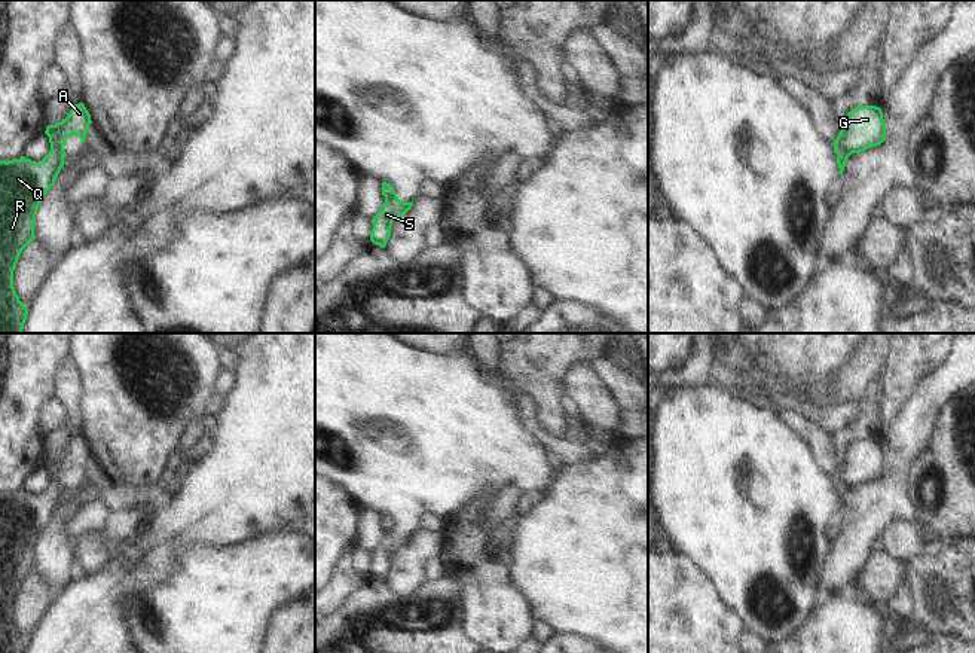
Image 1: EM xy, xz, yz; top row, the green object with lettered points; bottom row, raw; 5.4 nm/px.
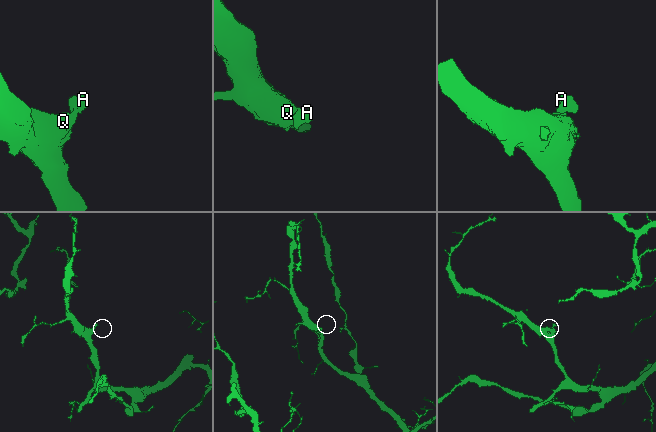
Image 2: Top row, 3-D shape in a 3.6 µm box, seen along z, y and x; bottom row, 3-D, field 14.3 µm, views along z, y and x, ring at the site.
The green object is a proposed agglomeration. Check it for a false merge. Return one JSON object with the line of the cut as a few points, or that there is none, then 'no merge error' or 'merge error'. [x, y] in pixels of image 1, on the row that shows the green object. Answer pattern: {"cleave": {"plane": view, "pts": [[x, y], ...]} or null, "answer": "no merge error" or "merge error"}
{"cleave": {"plane": "xy", "pts": [[49, 139], [55, 140], [64, 156]]}, "answer": "merge error"}

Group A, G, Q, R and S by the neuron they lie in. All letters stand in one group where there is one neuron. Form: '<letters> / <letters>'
A G S / Q R

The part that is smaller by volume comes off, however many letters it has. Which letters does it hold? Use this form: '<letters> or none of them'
A, G, S

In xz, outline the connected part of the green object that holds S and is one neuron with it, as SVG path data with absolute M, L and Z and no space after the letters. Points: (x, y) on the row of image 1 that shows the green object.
M395 190L391 196L386 196L380 211L372 219L373 229L370 234L370 241L385 248L391 237L392 222L406 214L412 205L413 201L400 201Z

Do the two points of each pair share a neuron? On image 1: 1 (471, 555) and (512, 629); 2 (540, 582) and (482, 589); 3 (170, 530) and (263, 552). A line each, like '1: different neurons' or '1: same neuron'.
1: same neuron
2: different neurons
3: different neurons

